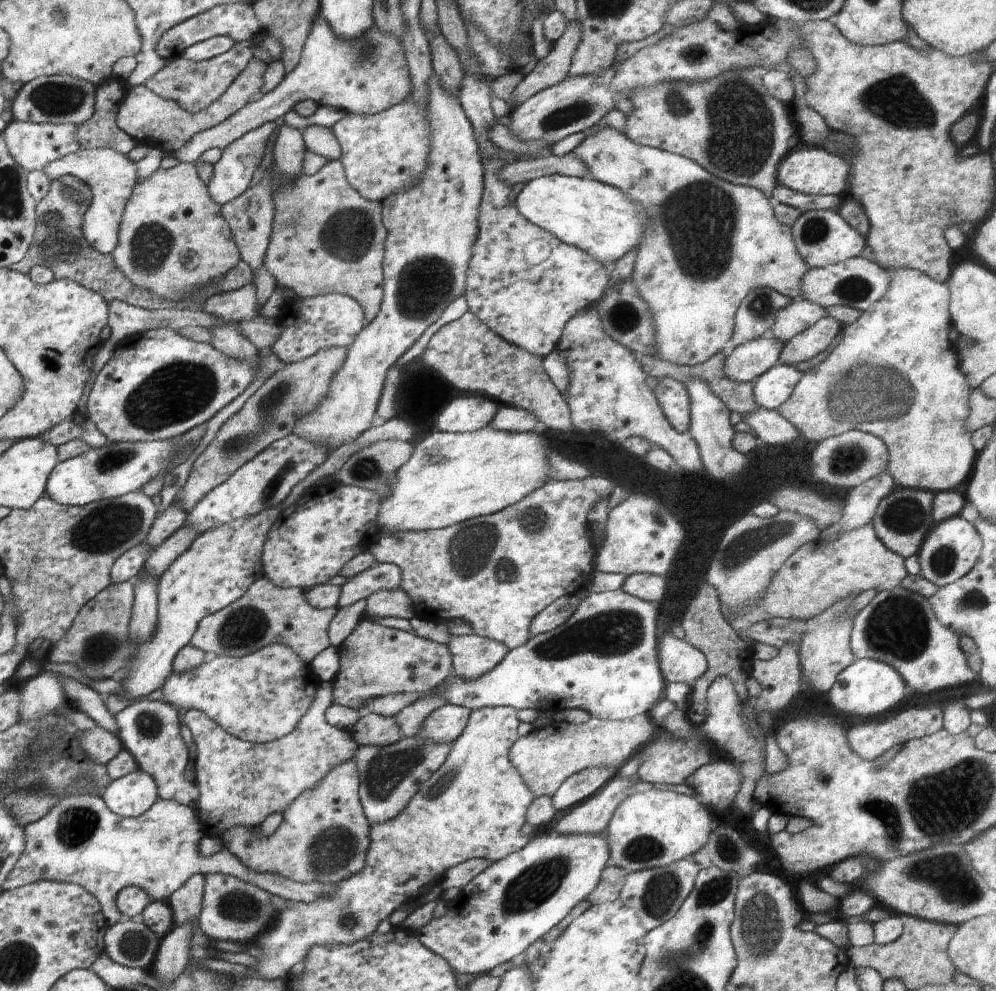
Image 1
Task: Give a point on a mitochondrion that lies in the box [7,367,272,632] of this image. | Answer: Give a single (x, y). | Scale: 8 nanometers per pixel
(103, 529)

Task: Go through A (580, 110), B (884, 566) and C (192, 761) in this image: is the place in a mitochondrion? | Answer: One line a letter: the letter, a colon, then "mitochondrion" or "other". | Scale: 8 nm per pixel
A: mitochondrion
B: other
C: other

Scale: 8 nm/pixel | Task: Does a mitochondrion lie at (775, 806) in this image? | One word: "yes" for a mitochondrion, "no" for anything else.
no

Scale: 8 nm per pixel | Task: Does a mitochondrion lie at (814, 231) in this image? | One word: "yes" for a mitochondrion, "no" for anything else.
yes

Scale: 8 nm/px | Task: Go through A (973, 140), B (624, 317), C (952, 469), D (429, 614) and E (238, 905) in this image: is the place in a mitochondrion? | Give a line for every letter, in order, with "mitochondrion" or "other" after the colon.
A: other
B: mitochondrion
C: other
D: other
E: mitochondrion

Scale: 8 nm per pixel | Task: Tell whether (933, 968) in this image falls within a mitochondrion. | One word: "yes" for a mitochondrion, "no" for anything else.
no

